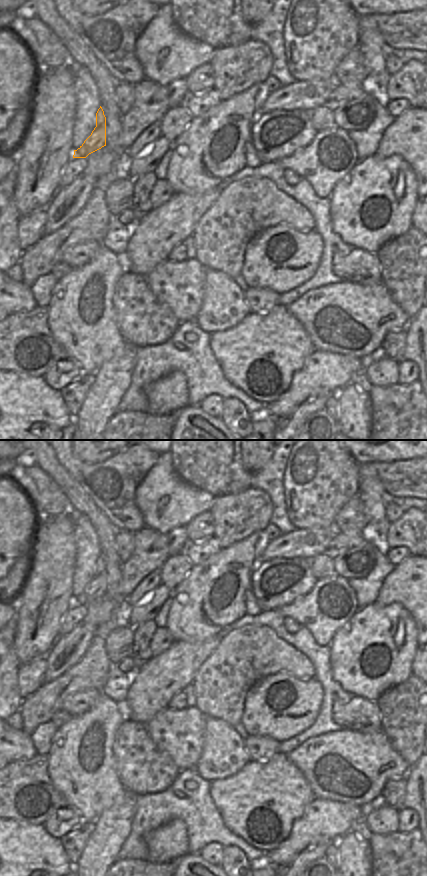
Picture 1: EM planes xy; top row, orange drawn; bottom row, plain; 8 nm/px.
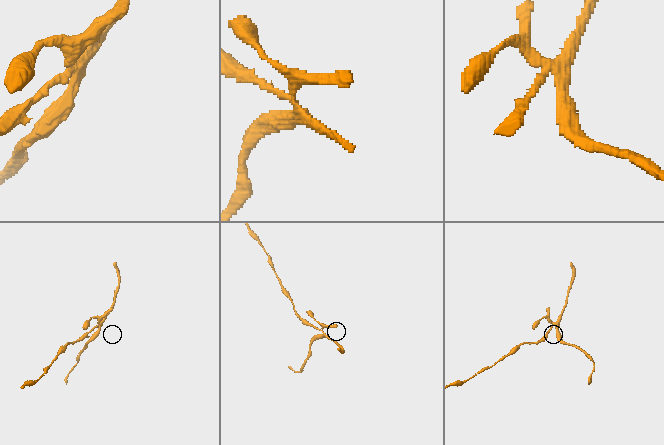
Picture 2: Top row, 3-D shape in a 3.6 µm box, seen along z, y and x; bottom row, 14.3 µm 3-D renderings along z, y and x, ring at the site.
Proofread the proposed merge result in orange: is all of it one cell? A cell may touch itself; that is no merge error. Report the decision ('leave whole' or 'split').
split

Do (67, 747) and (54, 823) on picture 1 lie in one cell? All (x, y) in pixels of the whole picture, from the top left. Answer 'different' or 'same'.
different

